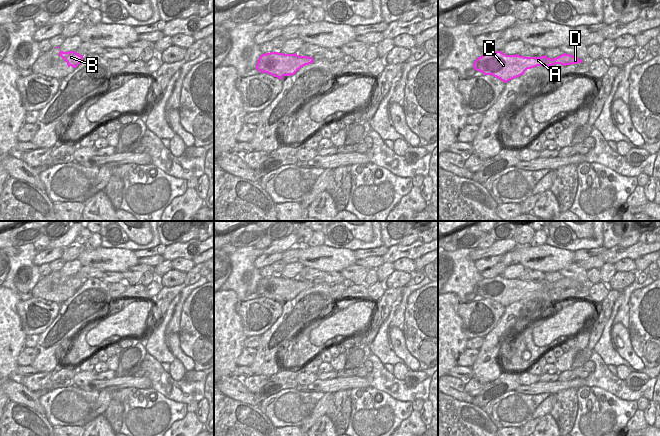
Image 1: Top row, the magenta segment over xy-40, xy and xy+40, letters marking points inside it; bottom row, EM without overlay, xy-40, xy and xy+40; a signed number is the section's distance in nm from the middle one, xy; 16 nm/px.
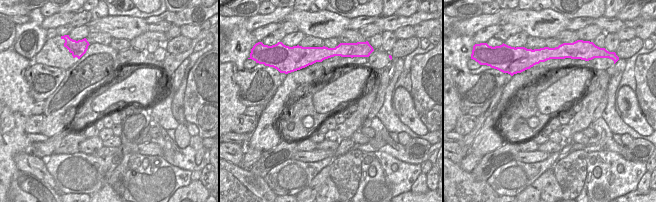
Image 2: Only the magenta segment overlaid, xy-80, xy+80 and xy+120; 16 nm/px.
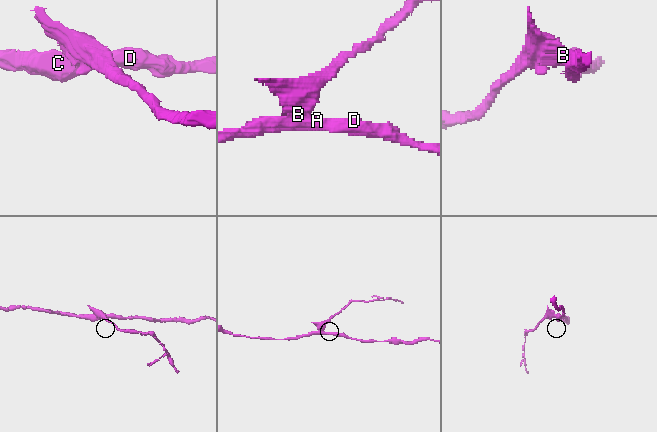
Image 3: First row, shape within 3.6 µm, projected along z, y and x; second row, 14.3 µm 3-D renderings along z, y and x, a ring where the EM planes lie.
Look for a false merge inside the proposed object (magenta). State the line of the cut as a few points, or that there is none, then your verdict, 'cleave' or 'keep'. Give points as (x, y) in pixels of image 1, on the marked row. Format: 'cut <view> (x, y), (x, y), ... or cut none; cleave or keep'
cut xy (285, 54), (290, 54); cleave

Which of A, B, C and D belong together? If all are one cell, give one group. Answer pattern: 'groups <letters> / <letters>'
groups A C D / B

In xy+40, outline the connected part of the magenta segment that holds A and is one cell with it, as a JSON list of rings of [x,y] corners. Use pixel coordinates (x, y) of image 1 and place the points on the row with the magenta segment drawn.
[[[496,51],[493,54],[484,54],[478,57],[473,64],[473,68],[484,75],[492,75],[506,83],[523,75],[527,69],[537,66],[549,67],[555,64],[566,66],[581,62],[583,61],[578,57],[566,53],[551,59],[546,55],[524,57],[518,54],[506,55],[501,51]]]

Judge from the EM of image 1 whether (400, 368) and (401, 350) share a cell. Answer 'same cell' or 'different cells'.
different cells

